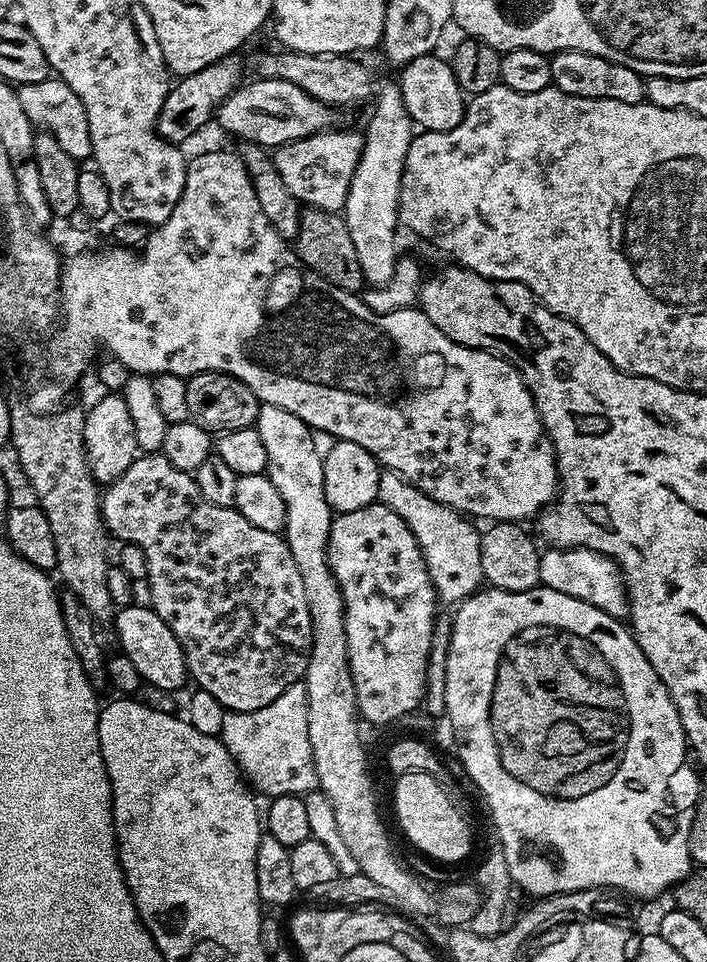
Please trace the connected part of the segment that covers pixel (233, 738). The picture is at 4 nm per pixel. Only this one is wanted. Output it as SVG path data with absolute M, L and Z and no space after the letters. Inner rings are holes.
M303 681L292 683L274 702L270 702L270 706L254 711L225 711L222 715L219 739L257 793L262 792L266 798L304 796L319 787L310 747L309 704Z

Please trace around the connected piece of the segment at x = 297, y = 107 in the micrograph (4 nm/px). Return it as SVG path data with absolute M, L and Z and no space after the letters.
M256 78L253 81L253 84L248 84L249 82L241 83L240 87L234 89L220 103L214 117L217 125L220 123L230 135L237 136L237 141L260 144L266 150L273 150L272 148L280 148L283 144L295 145L296 141L319 132L327 132L335 125L332 123L335 122L336 116L338 116L337 109L330 107L328 104L318 102L318 98L306 94L306 90L294 86L294 82L278 79L265 80L263 78Z

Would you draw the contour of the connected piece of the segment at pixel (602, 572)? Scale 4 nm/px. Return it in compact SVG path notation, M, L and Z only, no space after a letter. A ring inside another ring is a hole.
M549 547L540 557L540 584L550 590L562 590L570 598L582 598L598 610L617 618L627 617L628 589L624 586L624 574L611 556L604 556L589 548ZM548 551L548 552L547 552Z

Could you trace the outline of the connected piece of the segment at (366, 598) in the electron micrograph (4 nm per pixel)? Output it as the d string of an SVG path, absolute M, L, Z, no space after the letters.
M375 502L362 509L333 515L328 535L328 565L338 582L344 603L348 661L359 715L372 724L398 722L407 712L421 707L420 699L428 684L428 655L434 649L432 631L438 619L438 599L423 552L410 526L406 526L394 510Z

